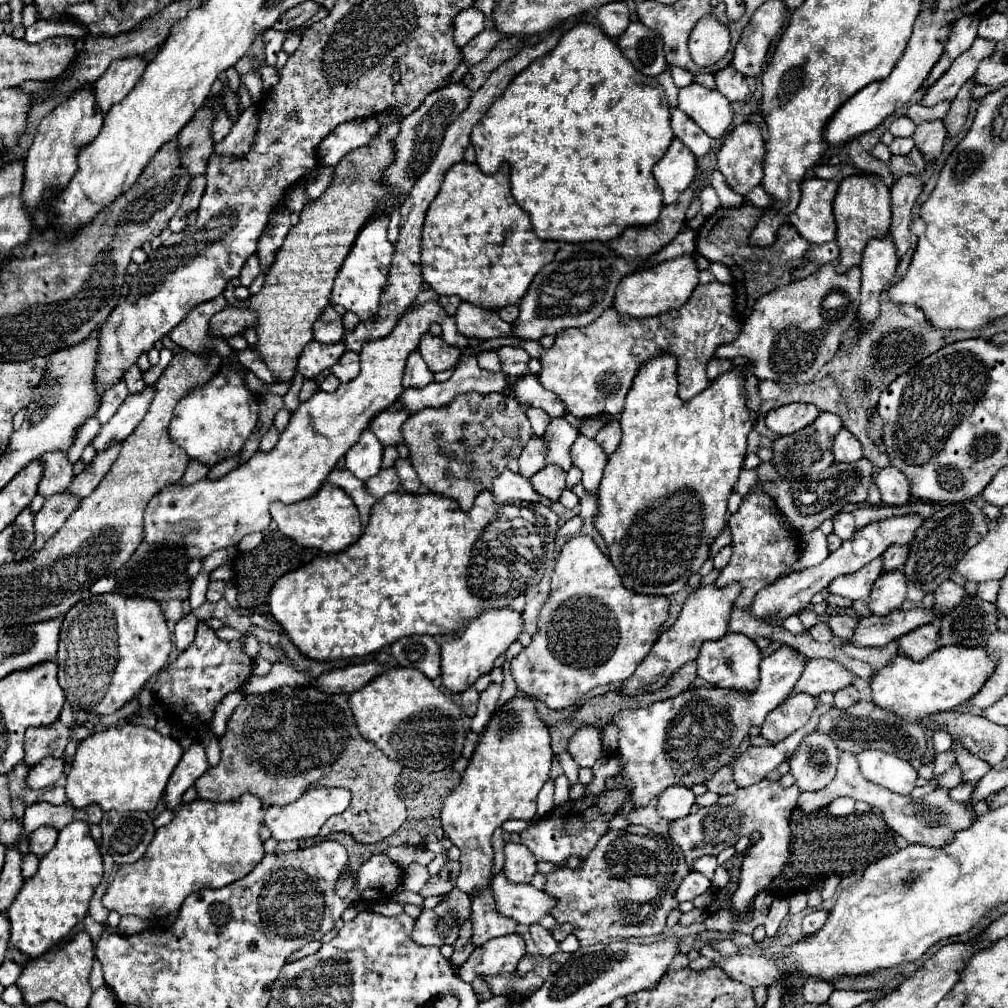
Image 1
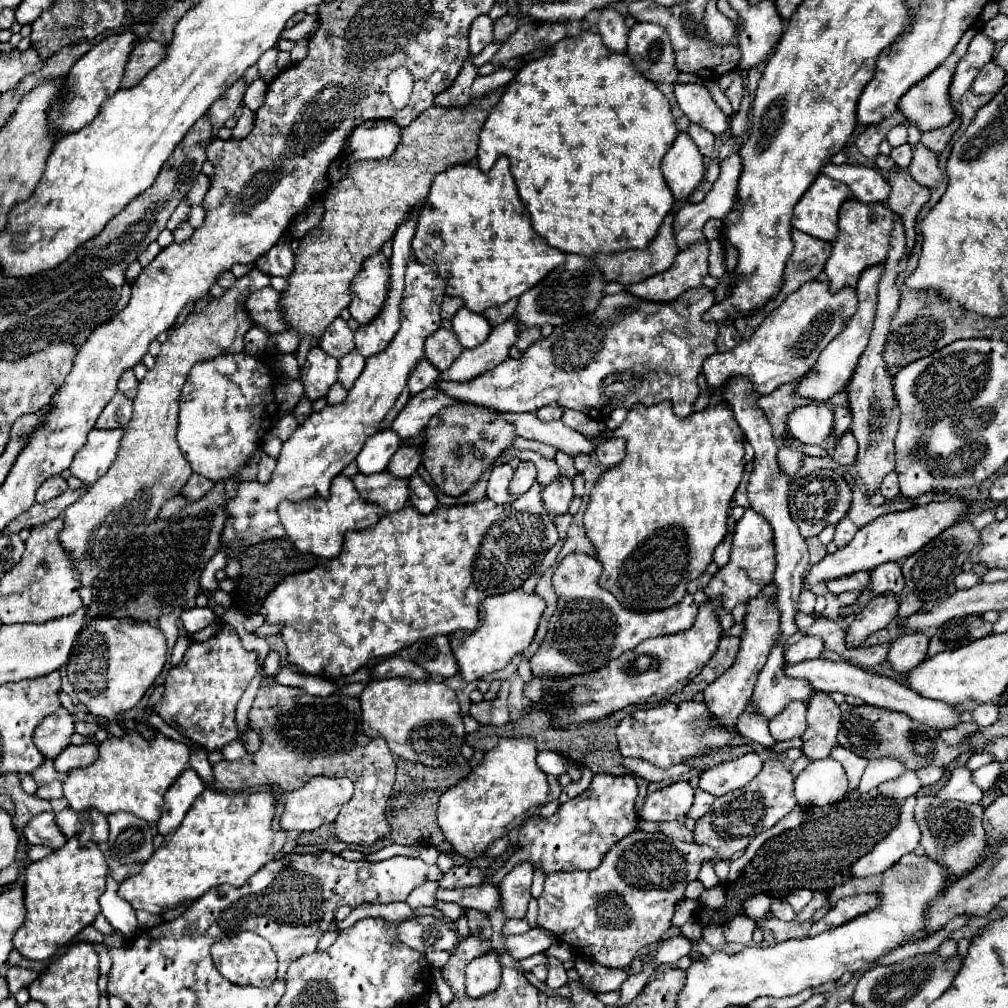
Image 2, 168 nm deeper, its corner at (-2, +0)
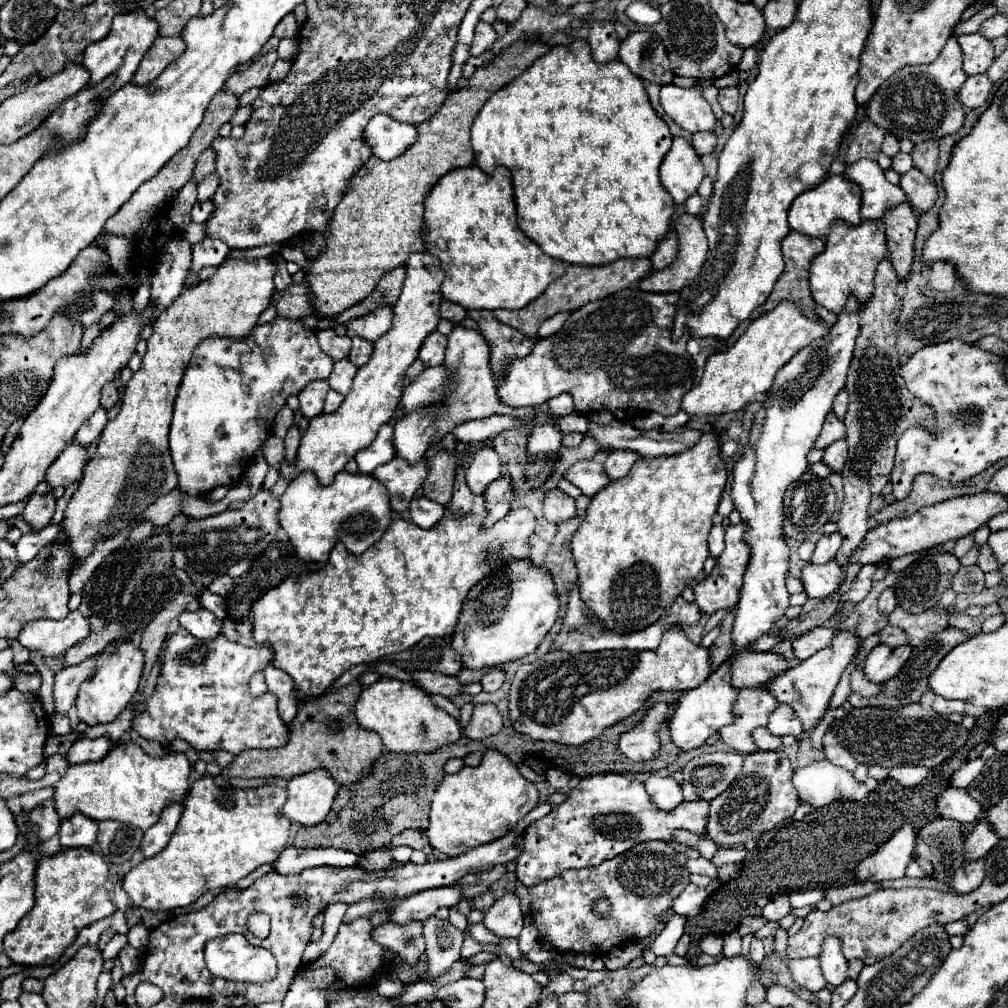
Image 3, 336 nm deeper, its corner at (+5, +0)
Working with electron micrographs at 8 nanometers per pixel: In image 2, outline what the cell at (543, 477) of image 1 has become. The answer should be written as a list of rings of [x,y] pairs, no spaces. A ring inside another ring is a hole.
[[[562,476],[560,480],[542,488],[542,502],[544,502],[546,510],[554,516],[556,514],[566,514],[572,498],[574,498],[572,482],[566,476]]]

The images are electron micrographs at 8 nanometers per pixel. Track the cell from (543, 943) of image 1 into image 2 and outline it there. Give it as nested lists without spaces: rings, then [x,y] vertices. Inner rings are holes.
[[[548,956],[548,970],[550,970],[550,974],[548,974],[546,984],[552,990],[558,990],[558,988],[562,988],[562,986],[568,984],[568,976],[566,976],[566,970],[564,970],[564,966],[562,966],[560,960]]]

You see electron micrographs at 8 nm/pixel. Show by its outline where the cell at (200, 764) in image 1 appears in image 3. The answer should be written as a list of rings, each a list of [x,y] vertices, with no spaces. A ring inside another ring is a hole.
[[[173,800],[163,808],[159,822],[155,826],[151,826],[149,830],[145,830],[145,836],[143,836],[143,842],[141,842],[141,850],[143,850],[145,858],[159,854],[167,846],[167,842],[171,840],[171,836],[177,828],[181,812],[183,812],[183,804]]]

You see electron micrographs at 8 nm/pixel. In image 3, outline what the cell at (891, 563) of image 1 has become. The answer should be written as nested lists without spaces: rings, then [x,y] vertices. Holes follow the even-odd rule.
[[[885,588],[885,590],[881,592],[881,596],[879,596],[879,610],[881,610],[885,616],[889,616],[889,614],[895,610],[895,606],[897,606],[895,590],[893,590],[893,588]]]

